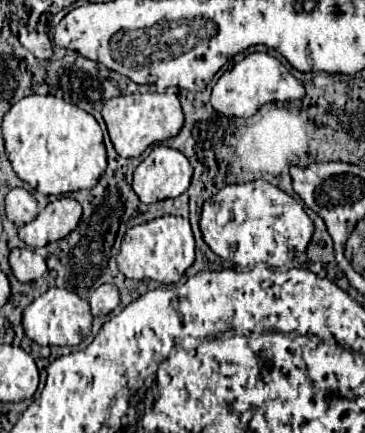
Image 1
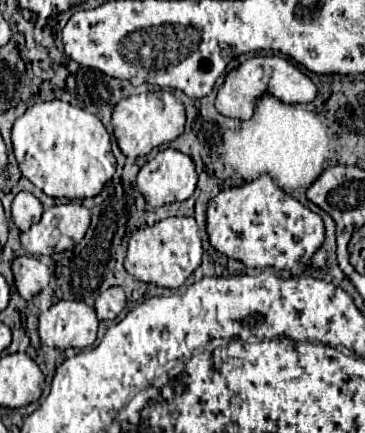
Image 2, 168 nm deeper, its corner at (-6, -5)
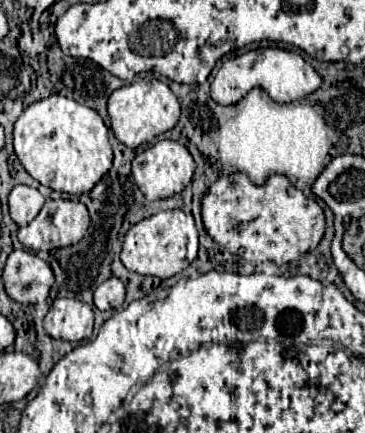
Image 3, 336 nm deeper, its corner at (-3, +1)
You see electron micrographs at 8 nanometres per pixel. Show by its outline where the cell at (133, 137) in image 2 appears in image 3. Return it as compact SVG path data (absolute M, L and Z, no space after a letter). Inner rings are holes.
M152 78L152 80L132 82L114 90L108 98L108 114L110 114L110 128L114 136L122 144L130 148L138 148L140 144L150 142L158 134L172 130L176 126L180 118L180 102L164 82Z

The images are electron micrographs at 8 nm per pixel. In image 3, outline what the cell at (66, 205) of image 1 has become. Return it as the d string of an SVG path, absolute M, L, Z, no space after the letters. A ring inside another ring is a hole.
M64 198L46 200L46 204L40 210L40 214L28 226L18 230L18 240L28 250L48 252L52 248L64 248L64 246L76 244L84 236L88 226L90 226L90 216L88 216L88 210L86 210L86 206L82 202L78 202L78 200L64 200Z

